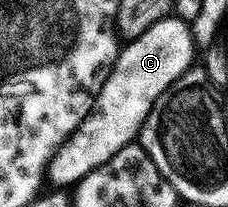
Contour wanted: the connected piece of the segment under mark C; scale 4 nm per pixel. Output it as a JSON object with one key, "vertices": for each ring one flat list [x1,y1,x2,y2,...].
{"vertices":[[170,16,161,18,157,23,151,24,142,35,130,38,117,51,117,59,109,67,102,83,101,89,97,91,93,99,93,108,88,116,71,132,69,139,55,152,55,156,49,161,47,171,47,182,53,188,72,188,76,186,87,172,93,172,99,168,99,164,105,164,119,148,130,145,140,135,141,125,147,120,147,112,159,100,159,96,179,75,194,69,193,57,199,54,199,47,193,38,190,23,184,22,182,18]]}

